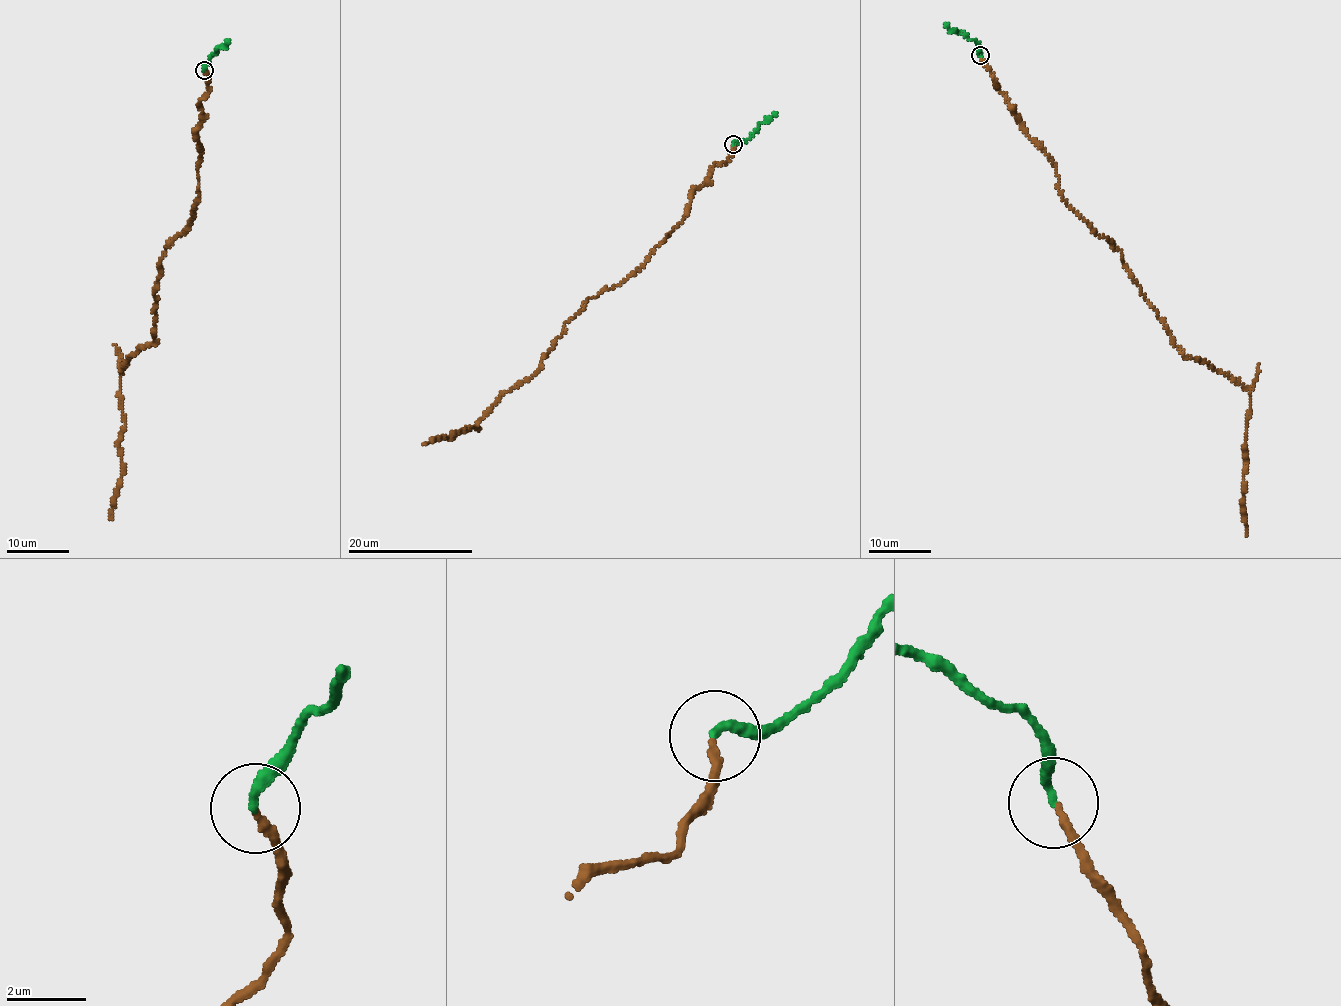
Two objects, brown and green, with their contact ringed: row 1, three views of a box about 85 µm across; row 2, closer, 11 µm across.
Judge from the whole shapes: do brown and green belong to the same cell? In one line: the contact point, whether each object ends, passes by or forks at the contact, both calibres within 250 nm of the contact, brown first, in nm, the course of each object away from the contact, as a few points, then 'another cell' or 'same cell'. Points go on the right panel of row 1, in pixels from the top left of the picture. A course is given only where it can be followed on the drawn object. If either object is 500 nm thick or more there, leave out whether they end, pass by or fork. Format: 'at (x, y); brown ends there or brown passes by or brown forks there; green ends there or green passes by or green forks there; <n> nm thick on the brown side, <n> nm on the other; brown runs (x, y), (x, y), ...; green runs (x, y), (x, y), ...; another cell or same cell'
at (980, 55); brown ends there; green ends there; 200 nm thick on the brown side, 240 nm on the other; brown runs (980, 56), (1023, 129), (1053, 162), (1061, 199), (1122, 255), (1171, 342), (1249, 390), (1247, 534); green runs (980, 56), (979, 44), (943, 23); same cell

